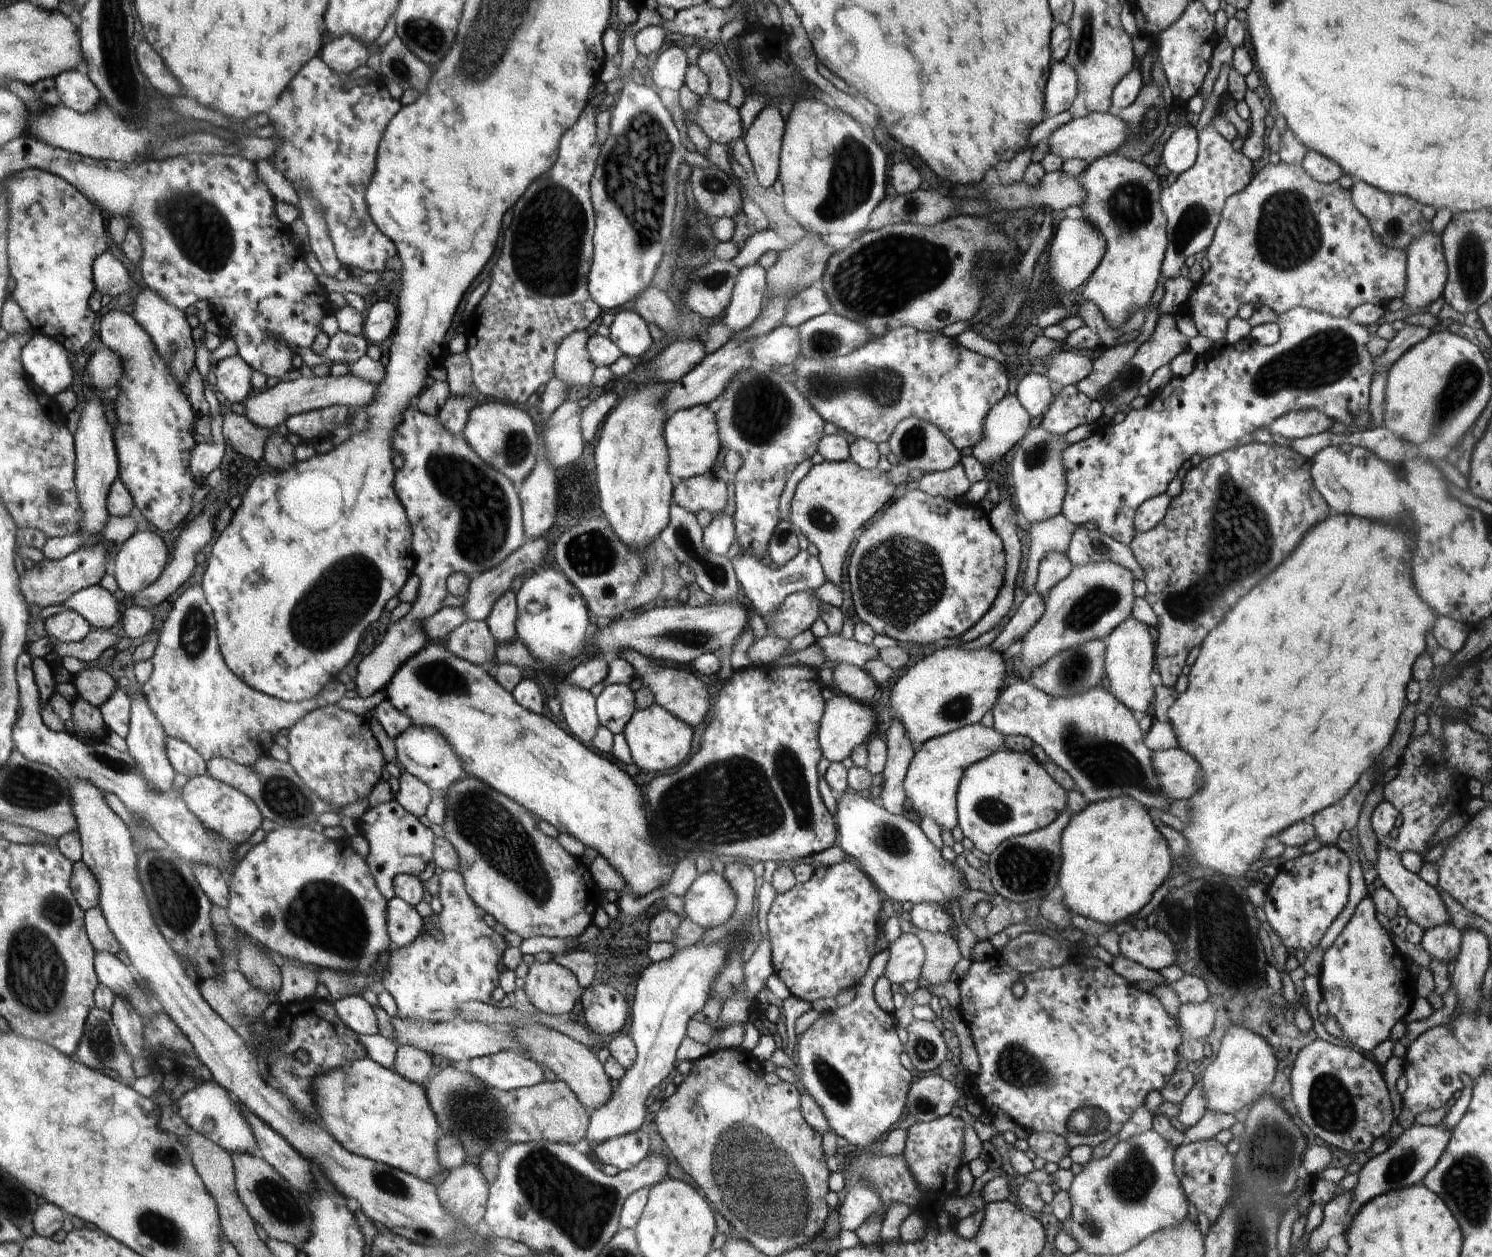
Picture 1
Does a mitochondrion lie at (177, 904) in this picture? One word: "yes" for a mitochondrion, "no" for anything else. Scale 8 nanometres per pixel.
yes

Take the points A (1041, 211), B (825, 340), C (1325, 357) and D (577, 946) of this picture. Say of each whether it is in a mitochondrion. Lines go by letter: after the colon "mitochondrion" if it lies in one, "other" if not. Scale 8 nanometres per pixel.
A: other
B: mitochondrion
C: mitochondrion
D: other

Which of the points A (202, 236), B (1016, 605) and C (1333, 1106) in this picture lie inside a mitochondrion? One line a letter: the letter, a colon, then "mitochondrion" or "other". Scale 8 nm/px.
A: mitochondrion
B: other
C: mitochondrion

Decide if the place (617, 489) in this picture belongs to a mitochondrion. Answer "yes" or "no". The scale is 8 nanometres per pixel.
no

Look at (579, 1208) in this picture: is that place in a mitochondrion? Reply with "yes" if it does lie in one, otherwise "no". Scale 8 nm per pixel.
yes

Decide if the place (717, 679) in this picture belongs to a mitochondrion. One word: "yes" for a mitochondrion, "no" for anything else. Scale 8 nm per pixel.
no

